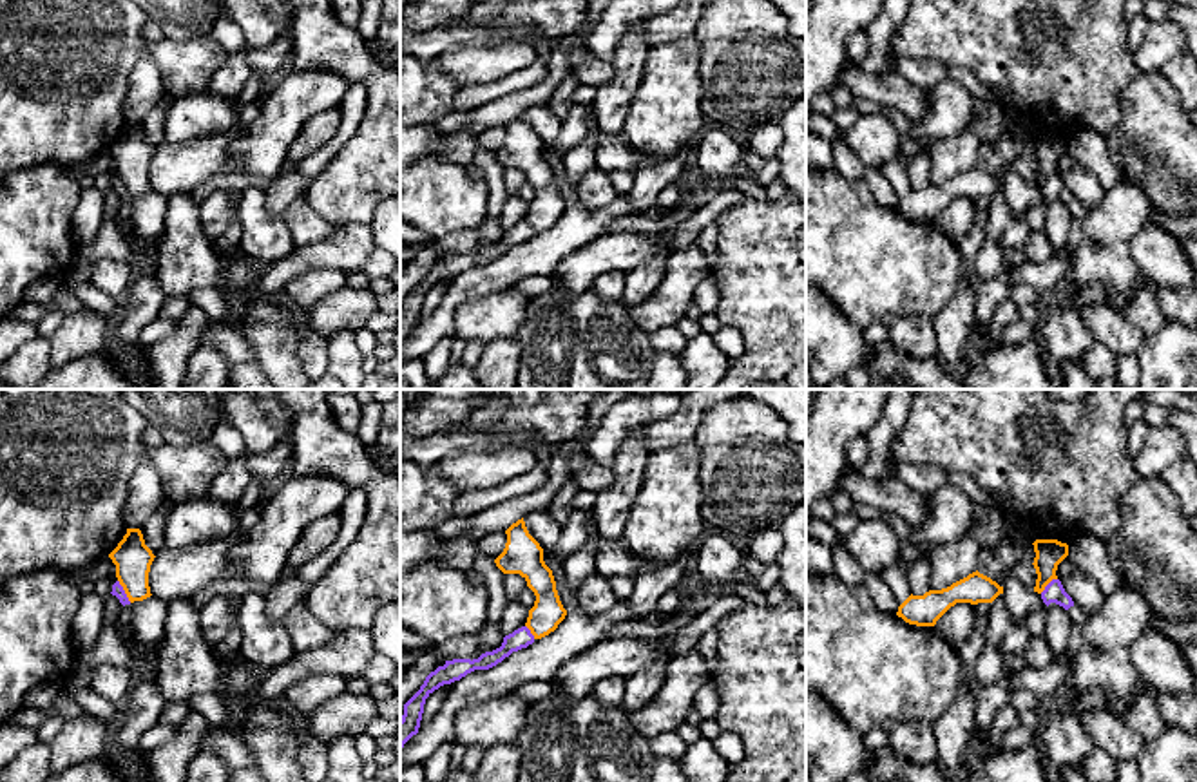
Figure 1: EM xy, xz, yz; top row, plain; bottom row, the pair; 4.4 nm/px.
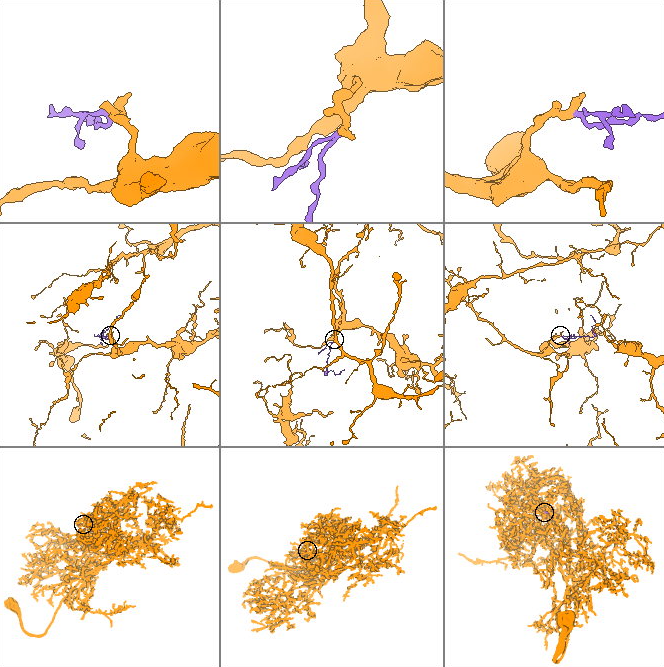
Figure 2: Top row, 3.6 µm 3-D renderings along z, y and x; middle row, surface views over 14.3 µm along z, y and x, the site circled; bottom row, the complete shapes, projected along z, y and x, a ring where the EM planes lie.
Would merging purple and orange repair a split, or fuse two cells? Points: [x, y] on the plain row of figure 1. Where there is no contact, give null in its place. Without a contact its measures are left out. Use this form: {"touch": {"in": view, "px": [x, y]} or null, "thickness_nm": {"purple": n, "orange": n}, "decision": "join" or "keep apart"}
{"touch": {"in": "xy", "px": [124, 185]}, "thickness_nm": {"purple": 50, "orange": 170}, "decision": "keep apart"}

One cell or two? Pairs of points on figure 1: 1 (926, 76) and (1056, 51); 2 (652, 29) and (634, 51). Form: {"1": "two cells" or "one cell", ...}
{"1": "two cells", "2": "two cells"}

